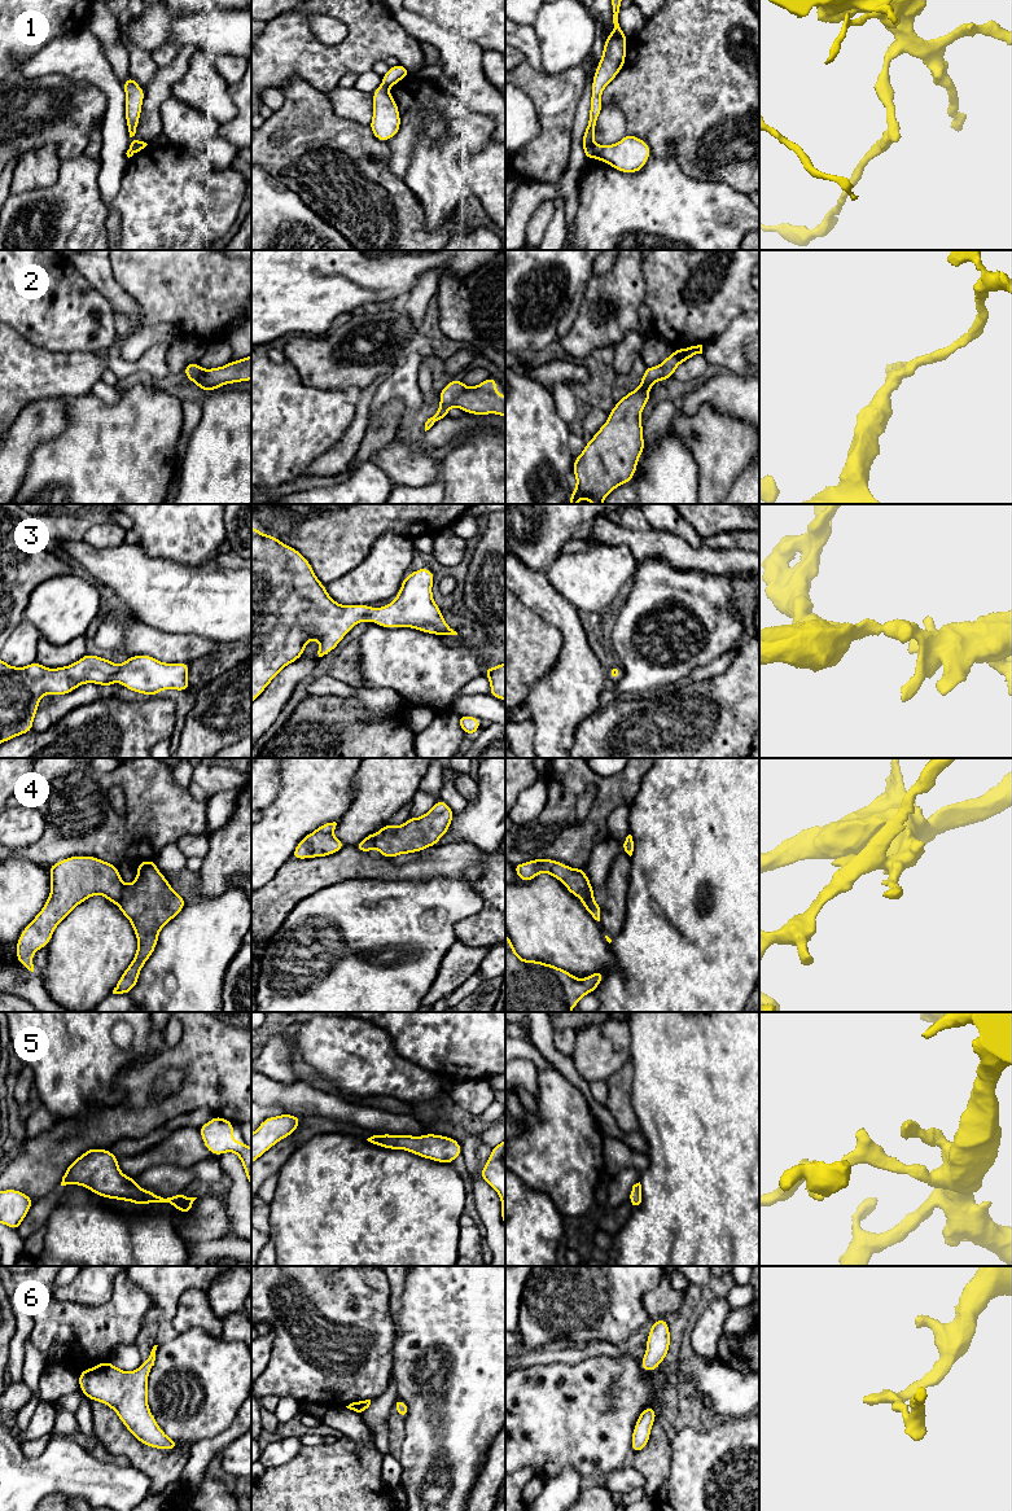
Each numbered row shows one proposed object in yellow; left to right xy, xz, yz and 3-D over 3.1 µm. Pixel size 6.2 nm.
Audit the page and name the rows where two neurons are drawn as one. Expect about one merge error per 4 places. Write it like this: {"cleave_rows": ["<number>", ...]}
{"cleave_rows": ["1"]}

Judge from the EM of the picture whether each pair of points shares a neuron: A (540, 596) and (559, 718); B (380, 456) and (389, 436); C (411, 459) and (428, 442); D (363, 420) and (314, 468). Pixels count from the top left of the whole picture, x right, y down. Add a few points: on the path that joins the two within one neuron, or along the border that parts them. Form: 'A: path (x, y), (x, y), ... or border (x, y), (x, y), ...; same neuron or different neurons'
A: path (570, 626), (572, 688); same neuron
B: border (394, 438), (376, 449), (368, 459); different neurons
C: border (415, 443), (420, 450), (432, 452); different neurons
D: path (354, 434), (351, 441), (328, 464); same neuron

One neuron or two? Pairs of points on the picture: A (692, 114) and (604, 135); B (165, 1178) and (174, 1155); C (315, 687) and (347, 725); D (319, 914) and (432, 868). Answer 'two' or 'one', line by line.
A: two
B: two
C: two
D: two

